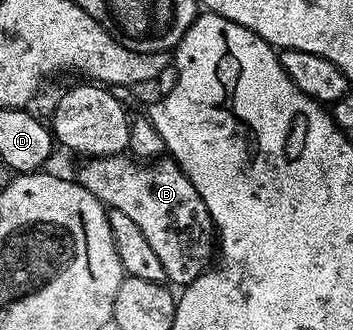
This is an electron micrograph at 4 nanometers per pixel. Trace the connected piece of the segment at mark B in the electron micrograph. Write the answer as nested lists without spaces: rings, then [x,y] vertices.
[[[124,153],[91,158],[82,163],[81,186],[110,211],[123,212],[139,224],[174,287],[190,286],[209,269],[215,258],[215,227],[207,212],[207,204],[203,204],[199,192],[195,192],[195,184],[191,184],[176,162],[162,156],[146,164]]]

